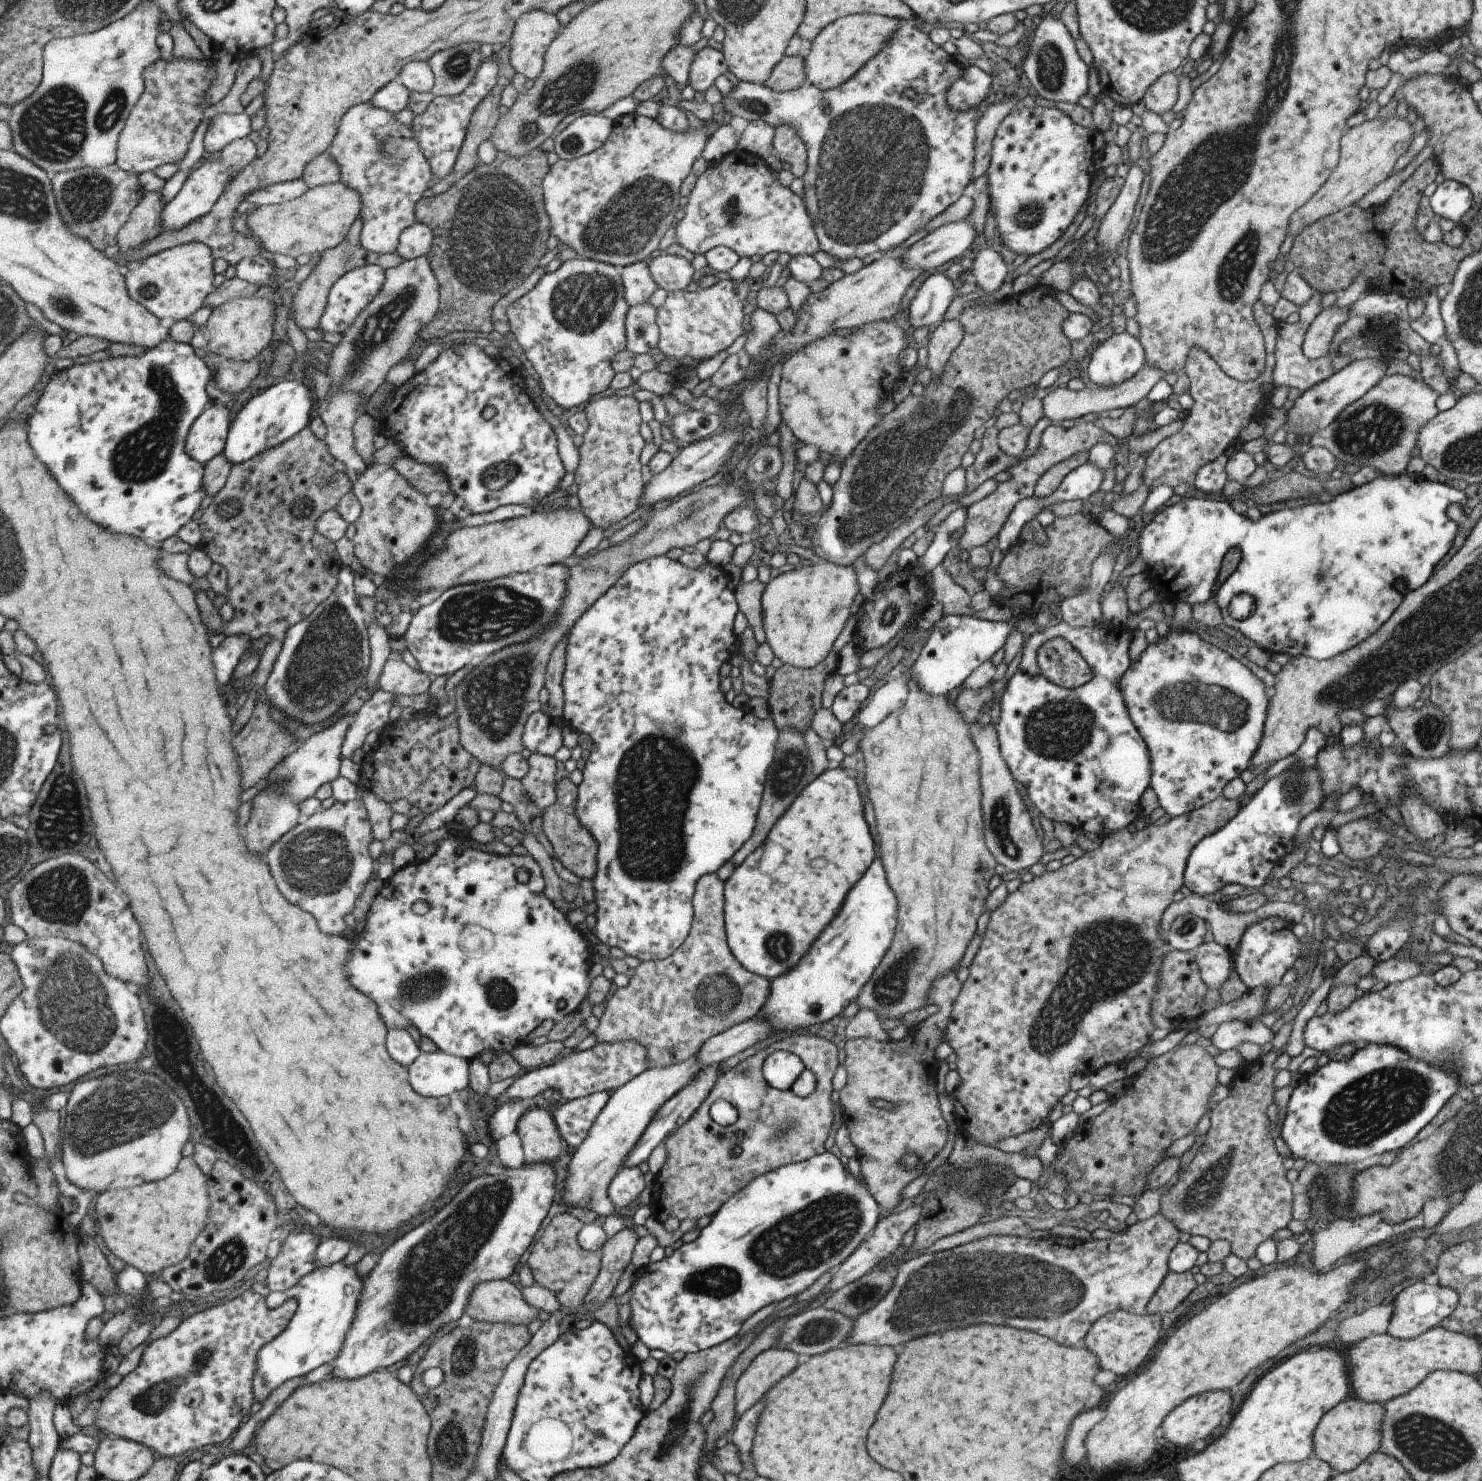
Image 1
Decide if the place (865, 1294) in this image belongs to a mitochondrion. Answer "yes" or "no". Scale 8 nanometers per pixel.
yes

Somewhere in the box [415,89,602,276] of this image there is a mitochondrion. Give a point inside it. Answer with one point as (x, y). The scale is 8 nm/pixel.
(572, 142)

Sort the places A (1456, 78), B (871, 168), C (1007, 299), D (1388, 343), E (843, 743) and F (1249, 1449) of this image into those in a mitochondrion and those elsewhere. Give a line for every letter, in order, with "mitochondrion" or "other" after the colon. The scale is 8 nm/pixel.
A: other
B: mitochondrion
C: other
D: other
E: other
F: other

